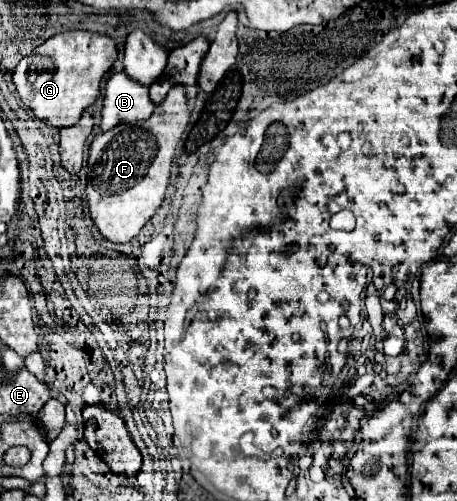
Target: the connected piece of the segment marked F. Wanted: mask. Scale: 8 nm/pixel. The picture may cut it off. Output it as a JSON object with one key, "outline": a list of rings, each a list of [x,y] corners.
{"outline":[[[178,85],[168,91],[166,99],[160,105],[156,105],[156,109],[148,121],[116,125],[116,127],[112,127],[112,131],[96,135],[96,139],[90,145],[90,153],[88,153],[86,197],[88,197],[90,217],[96,225],[96,229],[102,233],[102,237],[106,237],[112,243],[128,243],[130,239],[134,239],[140,233],[144,223],[148,223],[150,217],[154,215],[154,211],[162,205],[164,193],[168,187],[168,179],[170,179],[172,155],[180,141],[180,135],[184,133],[184,129],[188,125],[188,119],[190,119],[188,99],[186,99],[184,87]]]}

